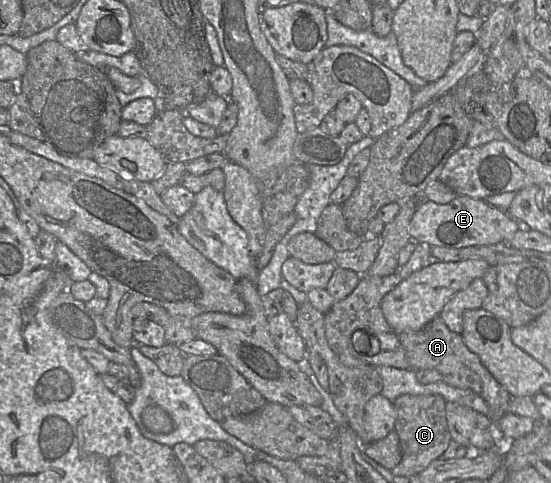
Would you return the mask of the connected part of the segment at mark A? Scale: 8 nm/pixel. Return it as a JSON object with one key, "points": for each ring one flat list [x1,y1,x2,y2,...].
{"points":[[440,316,432,319,418,331,400,333,399,339,406,351,410,368,414,369,415,371,423,369,434,369,442,375,443,382,457,388,469,389,478,394,487,403,489,407,488,417,493,421,493,424,497,419,501,418,507,413,507,406,511,399,509,393,497,382,488,369,482,364,480,358,467,348,463,342,461,334,452,332]]}

